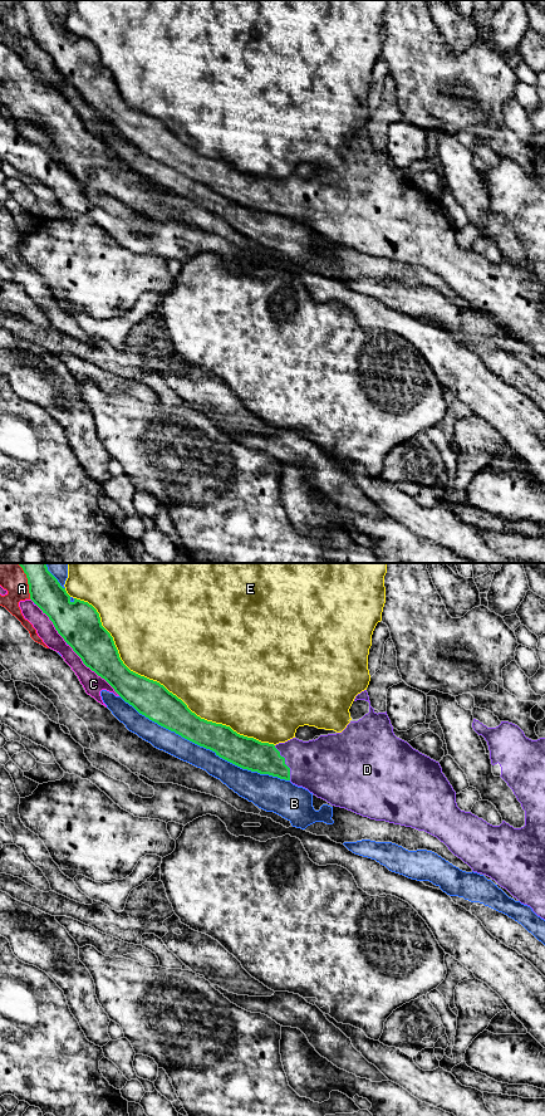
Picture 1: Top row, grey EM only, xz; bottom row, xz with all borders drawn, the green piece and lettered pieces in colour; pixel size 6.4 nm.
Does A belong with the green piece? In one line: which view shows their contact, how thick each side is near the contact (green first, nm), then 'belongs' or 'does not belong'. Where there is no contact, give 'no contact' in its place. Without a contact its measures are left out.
contact in xz; calibres 200 and 160 nm; does not belong

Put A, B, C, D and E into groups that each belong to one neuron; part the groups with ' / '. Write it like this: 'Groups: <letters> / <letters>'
Groups: A / B / C / D / E

